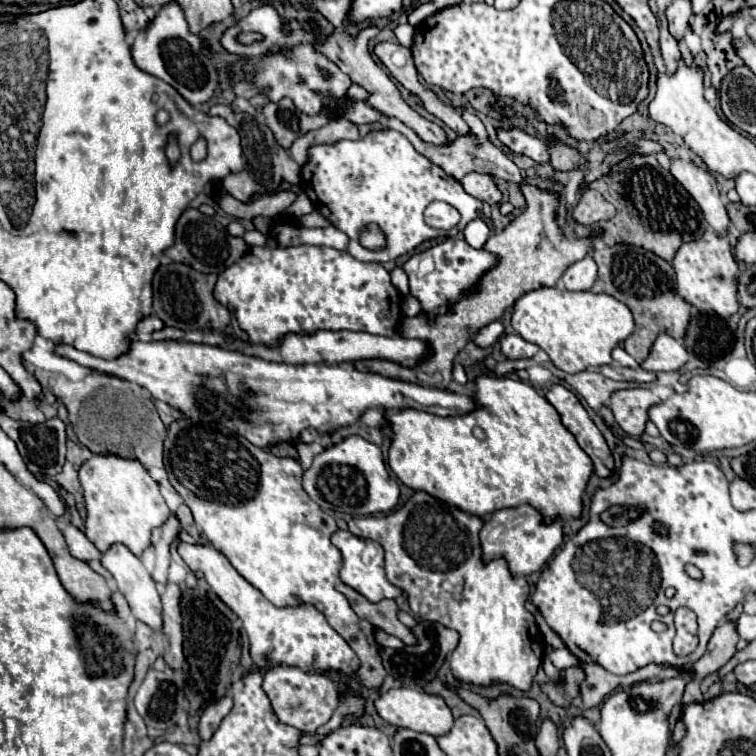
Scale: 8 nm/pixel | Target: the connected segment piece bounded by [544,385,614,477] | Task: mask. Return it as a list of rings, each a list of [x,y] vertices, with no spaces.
[[[552,385],[544,393],[546,401],[552,405],[560,417],[564,427],[576,437],[578,445],[588,453],[588,457],[594,463],[594,475],[608,477],[614,469],[614,459],[610,455],[610,449],[606,445],[606,439],[594,425],[594,421],[588,417],[582,403],[576,399],[576,395],[566,389],[564,385]]]

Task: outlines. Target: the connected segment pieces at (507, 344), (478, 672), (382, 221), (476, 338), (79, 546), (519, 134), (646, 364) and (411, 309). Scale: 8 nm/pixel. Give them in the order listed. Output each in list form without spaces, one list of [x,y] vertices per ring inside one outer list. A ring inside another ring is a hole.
[[[512,333],[512,335],[504,335],[504,339],[500,341],[502,345],[502,353],[510,359],[520,359],[520,357],[534,357],[540,347],[530,343],[530,341],[524,341],[518,333]]]
[[[416,491],[400,509],[384,517],[356,517],[348,523],[348,529],[362,539],[378,541],[386,551],[386,577],[396,587],[404,589],[414,615],[426,621],[438,621],[444,627],[460,633],[460,643],[452,651],[450,667],[456,679],[474,685],[488,685],[494,681],[508,683],[516,689],[530,689],[532,679],[544,657],[544,639],[538,633],[534,615],[526,611],[528,581],[514,577],[504,557],[496,557],[488,563],[482,561],[480,529],[484,521],[478,515],[470,515],[458,507],[452,507],[426,491]]]
[[[380,129],[380,131],[370,131],[366,137],[358,139],[358,141],[338,141],[332,145],[312,145],[308,149],[308,161],[302,165],[302,189],[304,193],[310,197],[310,201],[314,203],[314,207],[318,211],[322,211],[322,215],[340,231],[344,231],[350,237],[350,245],[348,245],[348,253],[352,257],[356,257],[358,261],[376,261],[376,263],[384,263],[384,261],[392,261],[408,251],[412,251],[416,245],[420,245],[426,239],[434,239],[434,237],[456,237],[472,219],[476,219],[482,211],[482,203],[478,199],[474,199],[472,195],[468,195],[460,183],[446,175],[440,167],[436,167],[430,159],[426,159],[424,155],[420,155],[412,143],[408,141],[406,135],[394,131],[394,129]],[[430,201],[446,201],[452,203],[462,219],[456,227],[442,231],[442,229],[434,229],[430,225],[424,223],[424,209]],[[366,225],[378,225],[382,229],[382,233],[386,235],[386,245],[380,251],[370,251],[366,247],[360,245],[360,233]]]
[[[492,321],[492,323],[484,325],[484,327],[480,327],[478,333],[472,335],[472,343],[476,343],[476,345],[482,347],[482,349],[494,347],[494,345],[498,343],[498,339],[502,337],[502,333],[504,333],[502,323],[500,323],[500,321]]]
[[[72,523],[66,527],[64,531],[64,537],[66,537],[66,543],[70,547],[70,553],[76,557],[76,559],[82,559],[82,561],[92,561],[92,559],[100,559],[102,553],[96,549],[96,545],[84,535],[84,531],[80,531],[78,527],[74,527]]]
[[[500,127],[498,129],[498,139],[502,141],[502,145],[506,145],[512,153],[516,155],[526,155],[536,163],[548,163],[548,149],[544,145],[544,141],[540,141],[534,135],[528,135],[526,131],[518,129],[518,127]]]
[[[660,333],[650,349],[650,355],[646,361],[642,361],[642,369],[646,371],[676,371],[688,361],[688,351],[684,345],[670,337],[668,333]]]
[[[406,295],[406,297],[404,297],[404,303],[402,303],[402,311],[404,311],[404,315],[408,315],[408,317],[418,315],[418,313],[422,311],[420,301],[418,301],[416,297],[412,297],[412,295]]]

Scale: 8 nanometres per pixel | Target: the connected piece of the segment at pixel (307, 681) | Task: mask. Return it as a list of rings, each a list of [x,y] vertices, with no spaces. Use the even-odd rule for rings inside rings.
[[[276,665],[276,667],[268,669],[264,673],[262,689],[266,691],[266,695],[272,703],[272,709],[282,723],[296,727],[308,735],[314,735],[316,729],[320,725],[324,725],[324,721],[330,719],[330,715],[336,711],[336,707],[340,703],[340,691],[336,689],[336,685],[326,675],[306,673],[298,667]]]

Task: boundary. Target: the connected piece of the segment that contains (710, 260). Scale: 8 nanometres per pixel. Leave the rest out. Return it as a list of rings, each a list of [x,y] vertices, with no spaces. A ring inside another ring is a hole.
[[[712,227],[704,231],[704,235],[696,241],[680,245],[676,257],[672,259],[676,271],[676,293],[702,313],[716,313],[720,317],[728,317],[738,311],[736,299],[736,275],[738,263],[730,251],[730,241],[718,235]]]

